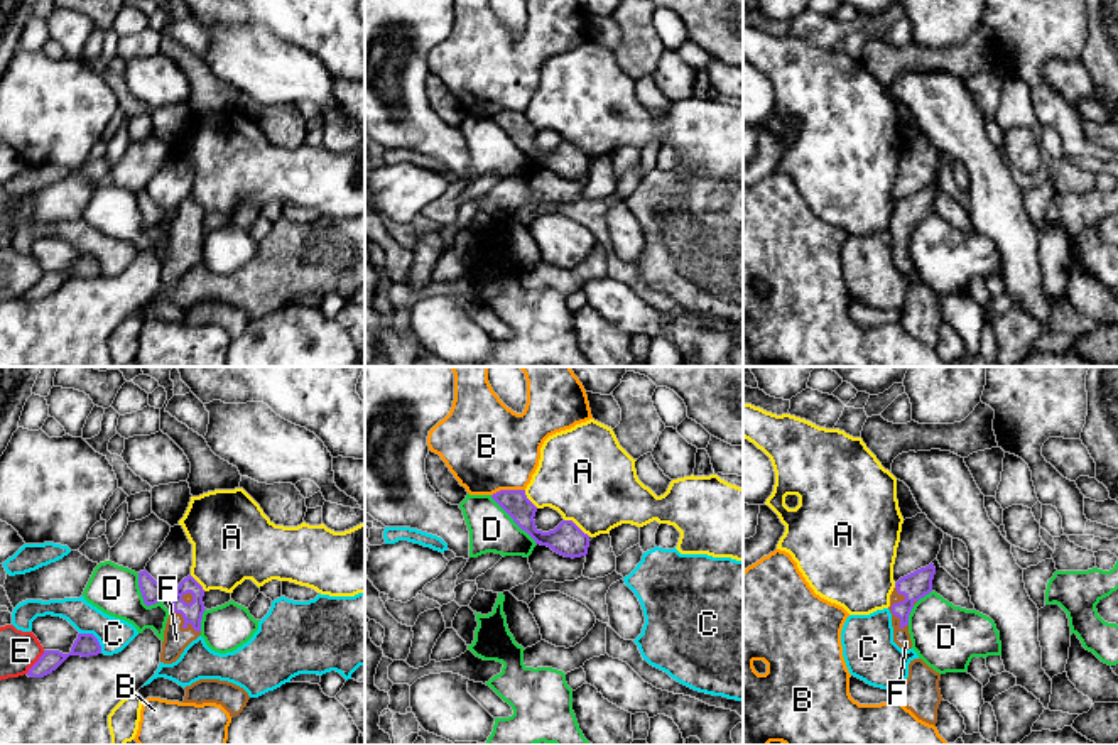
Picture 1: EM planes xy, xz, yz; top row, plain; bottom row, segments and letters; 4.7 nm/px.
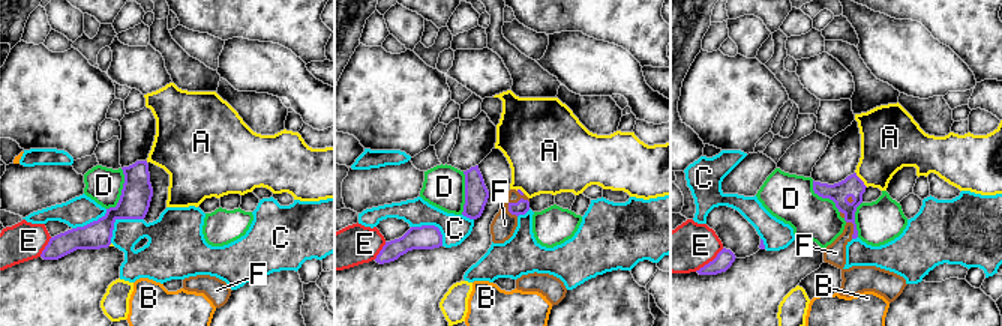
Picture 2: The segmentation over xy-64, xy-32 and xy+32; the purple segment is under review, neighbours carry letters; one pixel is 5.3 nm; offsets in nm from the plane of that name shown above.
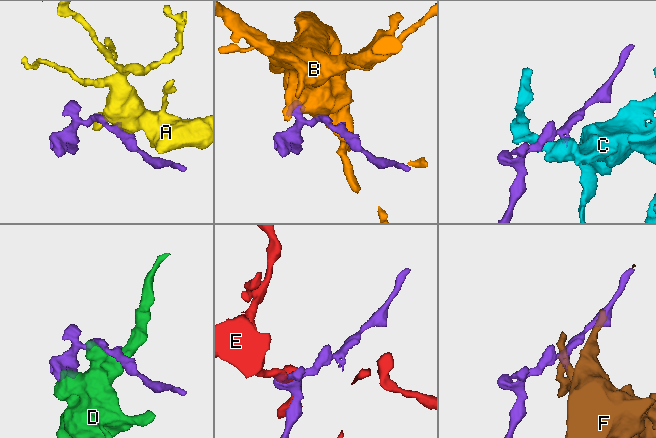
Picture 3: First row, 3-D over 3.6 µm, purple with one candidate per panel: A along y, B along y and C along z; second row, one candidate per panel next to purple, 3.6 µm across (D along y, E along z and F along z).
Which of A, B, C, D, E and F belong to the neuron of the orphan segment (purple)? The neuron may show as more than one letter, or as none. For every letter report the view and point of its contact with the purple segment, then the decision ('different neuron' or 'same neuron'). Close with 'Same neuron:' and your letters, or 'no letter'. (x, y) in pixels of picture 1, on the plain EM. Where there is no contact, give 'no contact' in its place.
A: xz (576, 147) | different neuron
B: xz (507, 112) | different neuron
C: xy (95, 259) | different neuron
D: xz (514, 142) | different neuron
E: xy (36, 284) | different neuron
F: yz (892, 227) | same neuron
Same neuron: F

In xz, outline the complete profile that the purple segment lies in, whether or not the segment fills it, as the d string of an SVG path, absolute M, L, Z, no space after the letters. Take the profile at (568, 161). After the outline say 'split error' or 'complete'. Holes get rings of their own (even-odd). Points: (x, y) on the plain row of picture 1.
M500 111L491 120L525 152L535 166L547 167L564 179L588 176L589 157L573 142L562 142L554 152L542 154L535 149L537 128L527 120L525 111Z; complete

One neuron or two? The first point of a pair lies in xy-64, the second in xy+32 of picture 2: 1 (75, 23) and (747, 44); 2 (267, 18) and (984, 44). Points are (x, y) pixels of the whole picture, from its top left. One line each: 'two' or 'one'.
1: one
2: one

